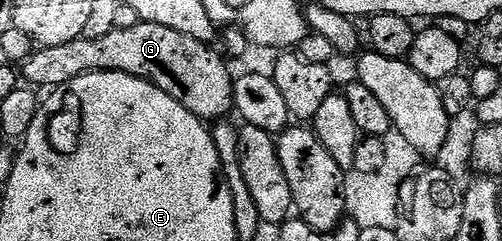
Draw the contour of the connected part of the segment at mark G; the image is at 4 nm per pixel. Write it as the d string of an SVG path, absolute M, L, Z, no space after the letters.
M140 22L128 28L116 26L109 34L105 34L96 40L80 38L64 44L49 44L39 46L21 64L21 76L28 85L51 84L58 86L67 84L73 78L77 78L86 72L110 70L113 72L125 72L130 76L139 76L143 80L149 80L161 90L165 90L181 106L185 106L192 114L198 116L204 122L218 122L228 115L235 107L235 80L227 69L228 61L222 55L211 49L212 45L205 40L198 40L181 30L175 30L164 24Z

